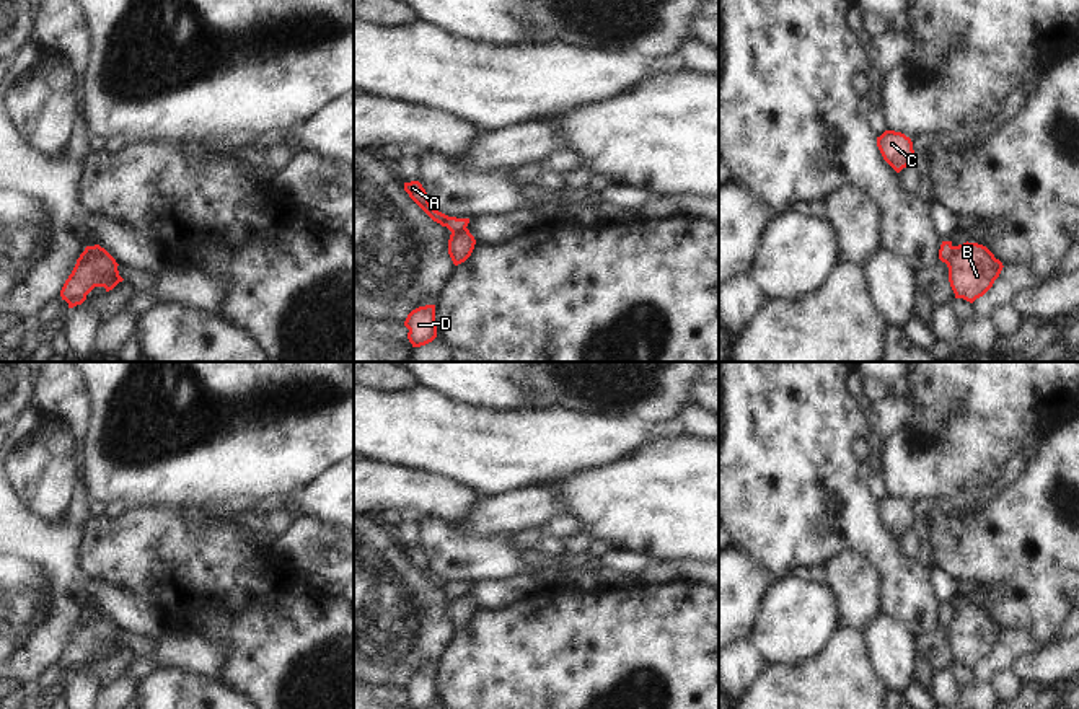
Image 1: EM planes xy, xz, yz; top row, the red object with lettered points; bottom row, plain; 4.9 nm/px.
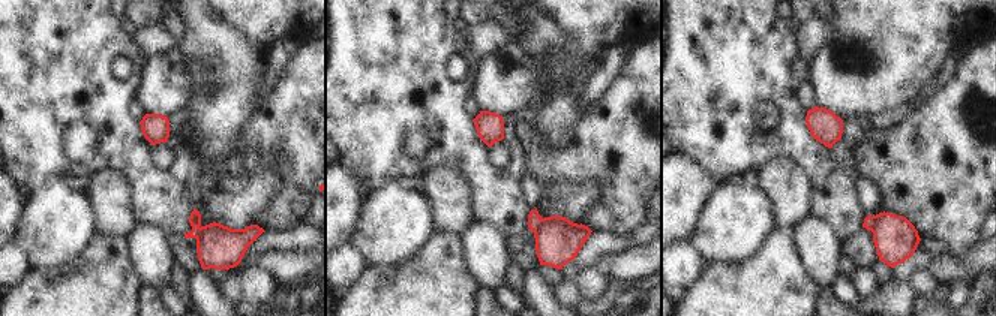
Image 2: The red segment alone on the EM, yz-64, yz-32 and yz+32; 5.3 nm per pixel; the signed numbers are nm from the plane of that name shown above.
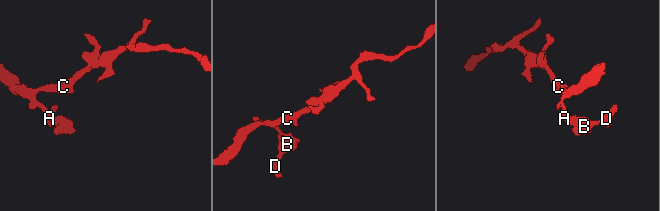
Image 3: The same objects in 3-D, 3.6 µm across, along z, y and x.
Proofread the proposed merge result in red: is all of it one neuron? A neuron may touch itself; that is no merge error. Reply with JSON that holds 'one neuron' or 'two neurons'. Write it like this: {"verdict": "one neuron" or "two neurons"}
{"verdict": "two neurons"}

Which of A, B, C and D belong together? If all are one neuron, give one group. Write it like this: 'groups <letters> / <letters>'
groups A C / B D

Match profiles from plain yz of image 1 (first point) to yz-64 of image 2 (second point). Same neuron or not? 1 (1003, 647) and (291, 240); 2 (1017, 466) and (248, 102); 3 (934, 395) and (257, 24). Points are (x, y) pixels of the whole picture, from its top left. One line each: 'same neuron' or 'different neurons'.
1: same neuron
2: different neurons
3: same neuron

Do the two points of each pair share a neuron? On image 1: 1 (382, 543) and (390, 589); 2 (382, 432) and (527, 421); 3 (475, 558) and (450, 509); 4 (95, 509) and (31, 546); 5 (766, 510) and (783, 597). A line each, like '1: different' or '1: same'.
1: same
2: same
3: different
4: different
5: different

